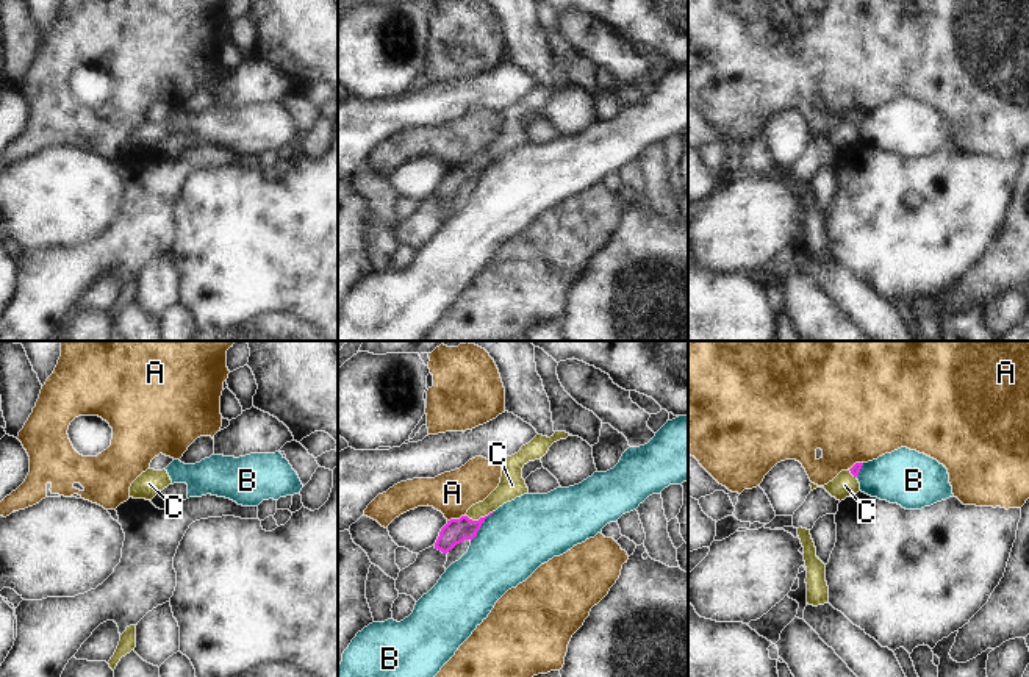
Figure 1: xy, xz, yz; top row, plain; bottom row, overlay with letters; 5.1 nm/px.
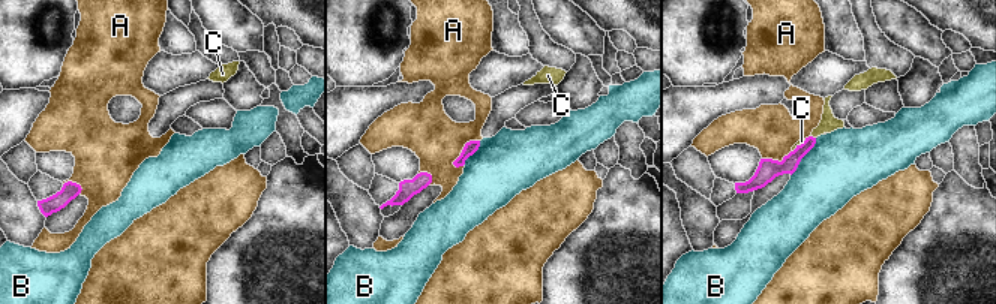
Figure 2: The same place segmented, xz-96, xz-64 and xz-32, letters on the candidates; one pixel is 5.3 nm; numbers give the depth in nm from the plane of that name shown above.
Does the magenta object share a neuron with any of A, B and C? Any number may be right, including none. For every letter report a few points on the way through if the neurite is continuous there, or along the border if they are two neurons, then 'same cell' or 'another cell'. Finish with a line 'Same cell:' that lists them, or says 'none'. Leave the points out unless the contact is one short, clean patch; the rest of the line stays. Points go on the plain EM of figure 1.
A: another cell
B: border xz (494, 161), (485, 169), (471, 191); another cell
C: way xz (455, 180), (480, 168), (512, 135); same cell
Same cell: C

